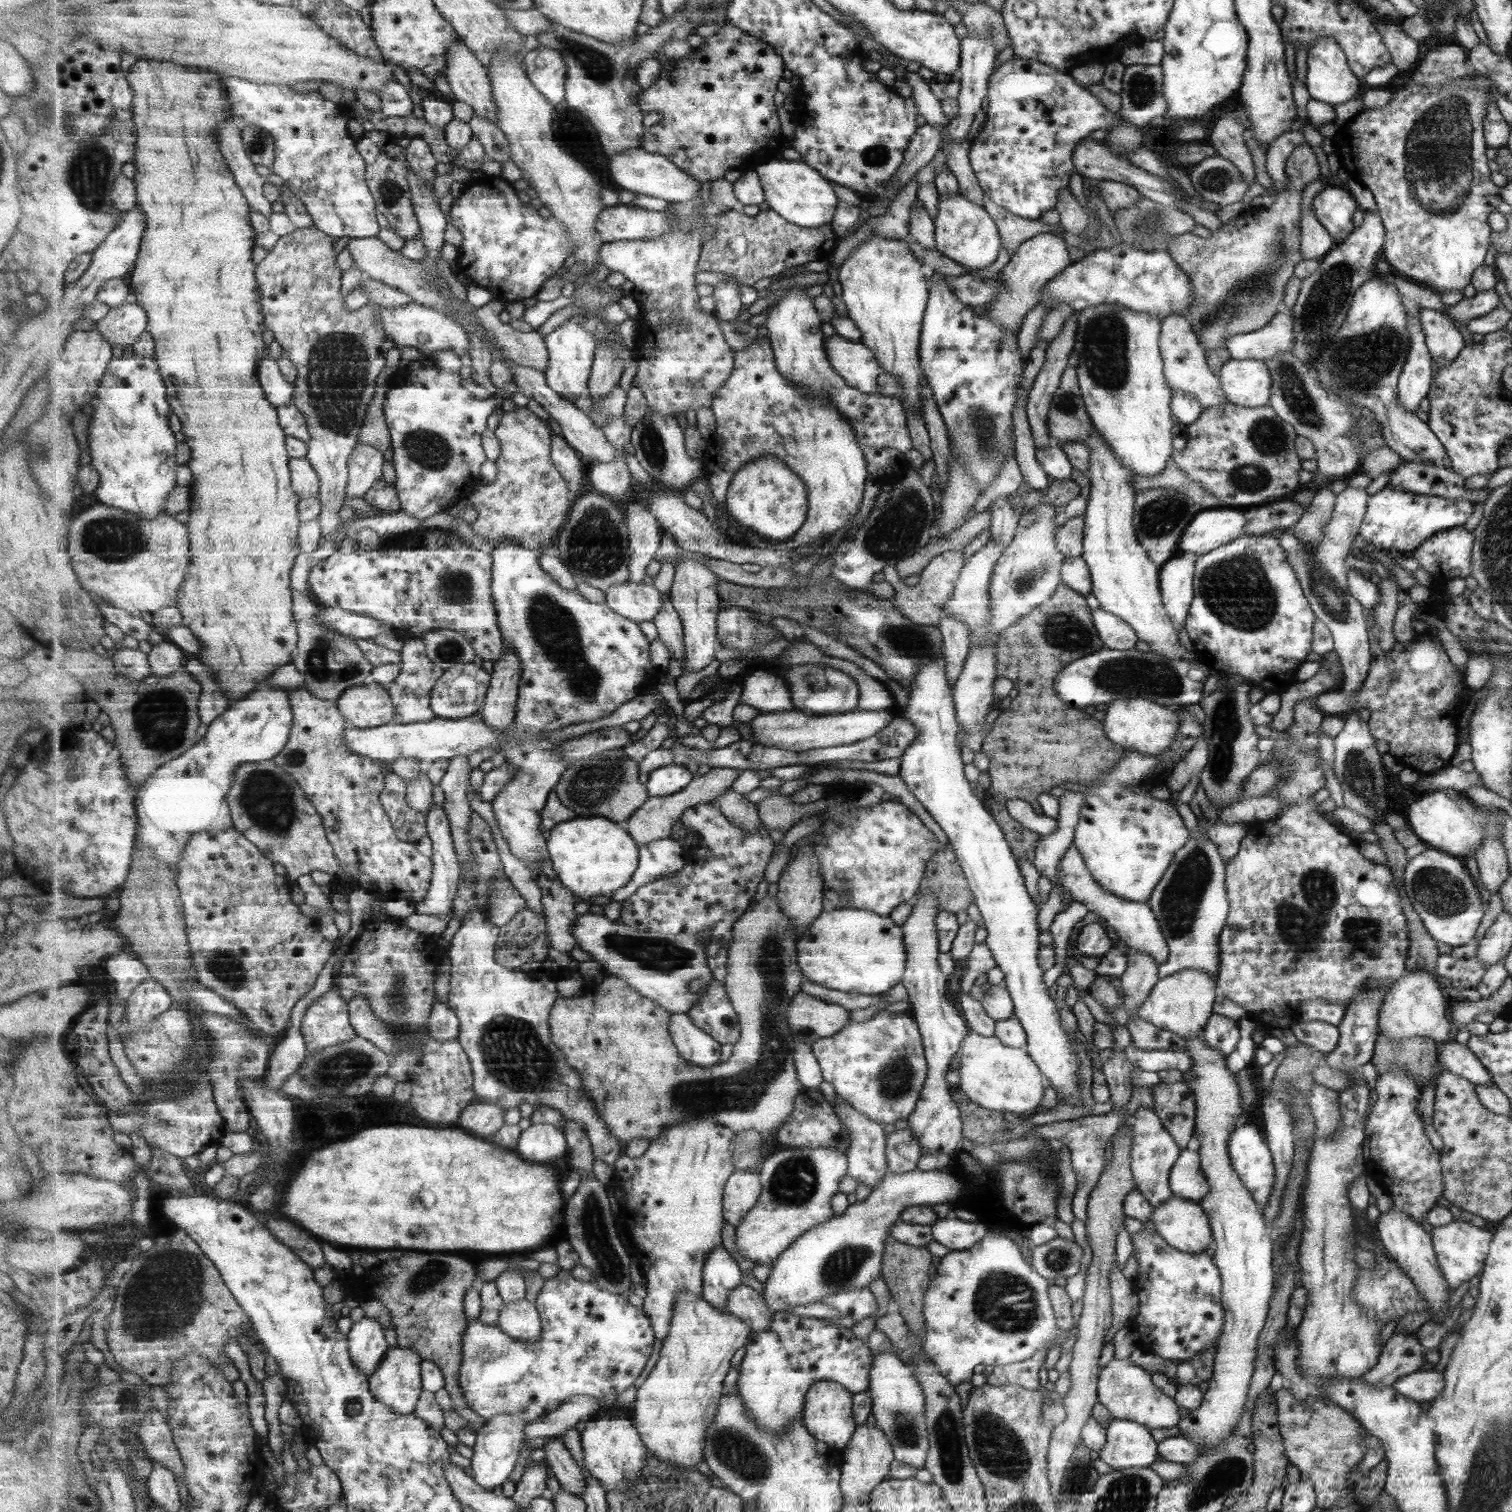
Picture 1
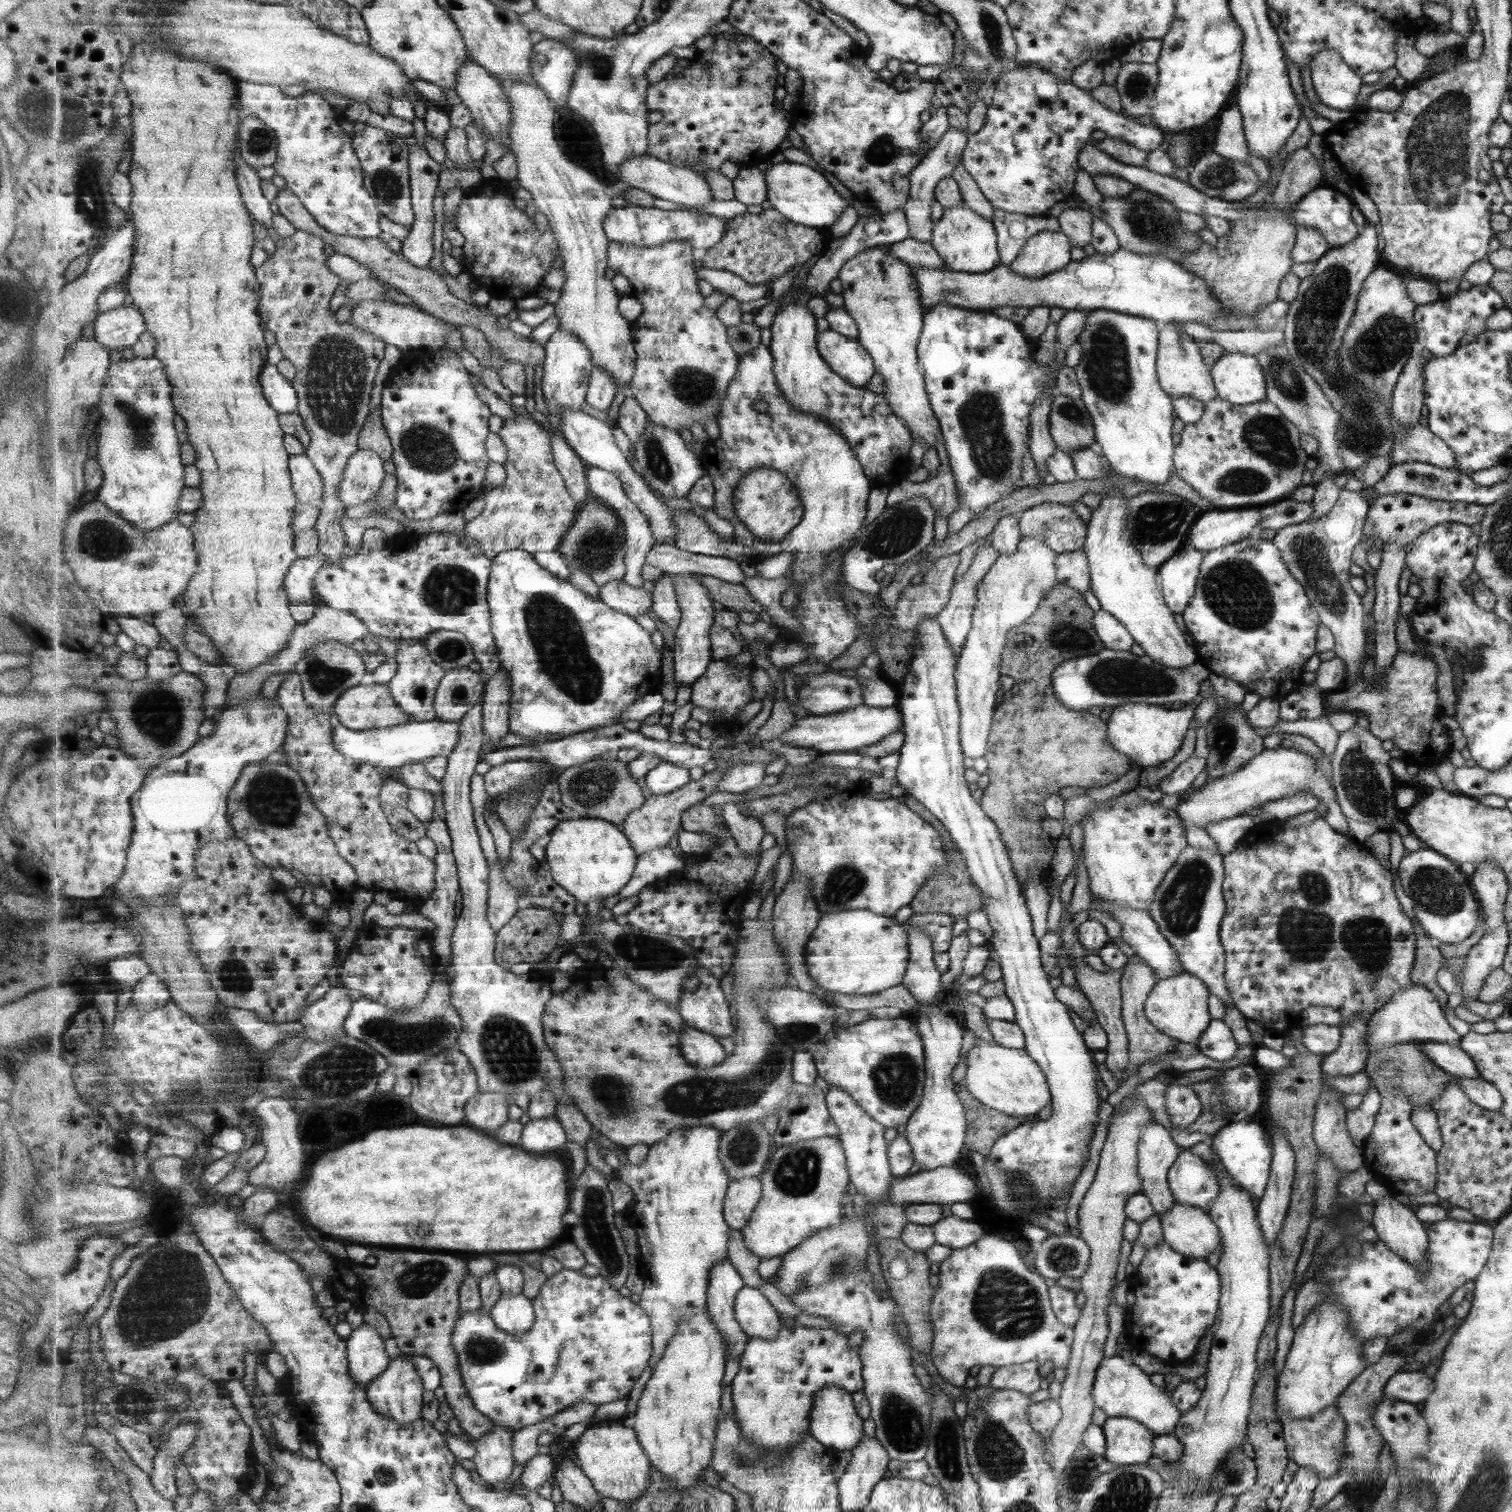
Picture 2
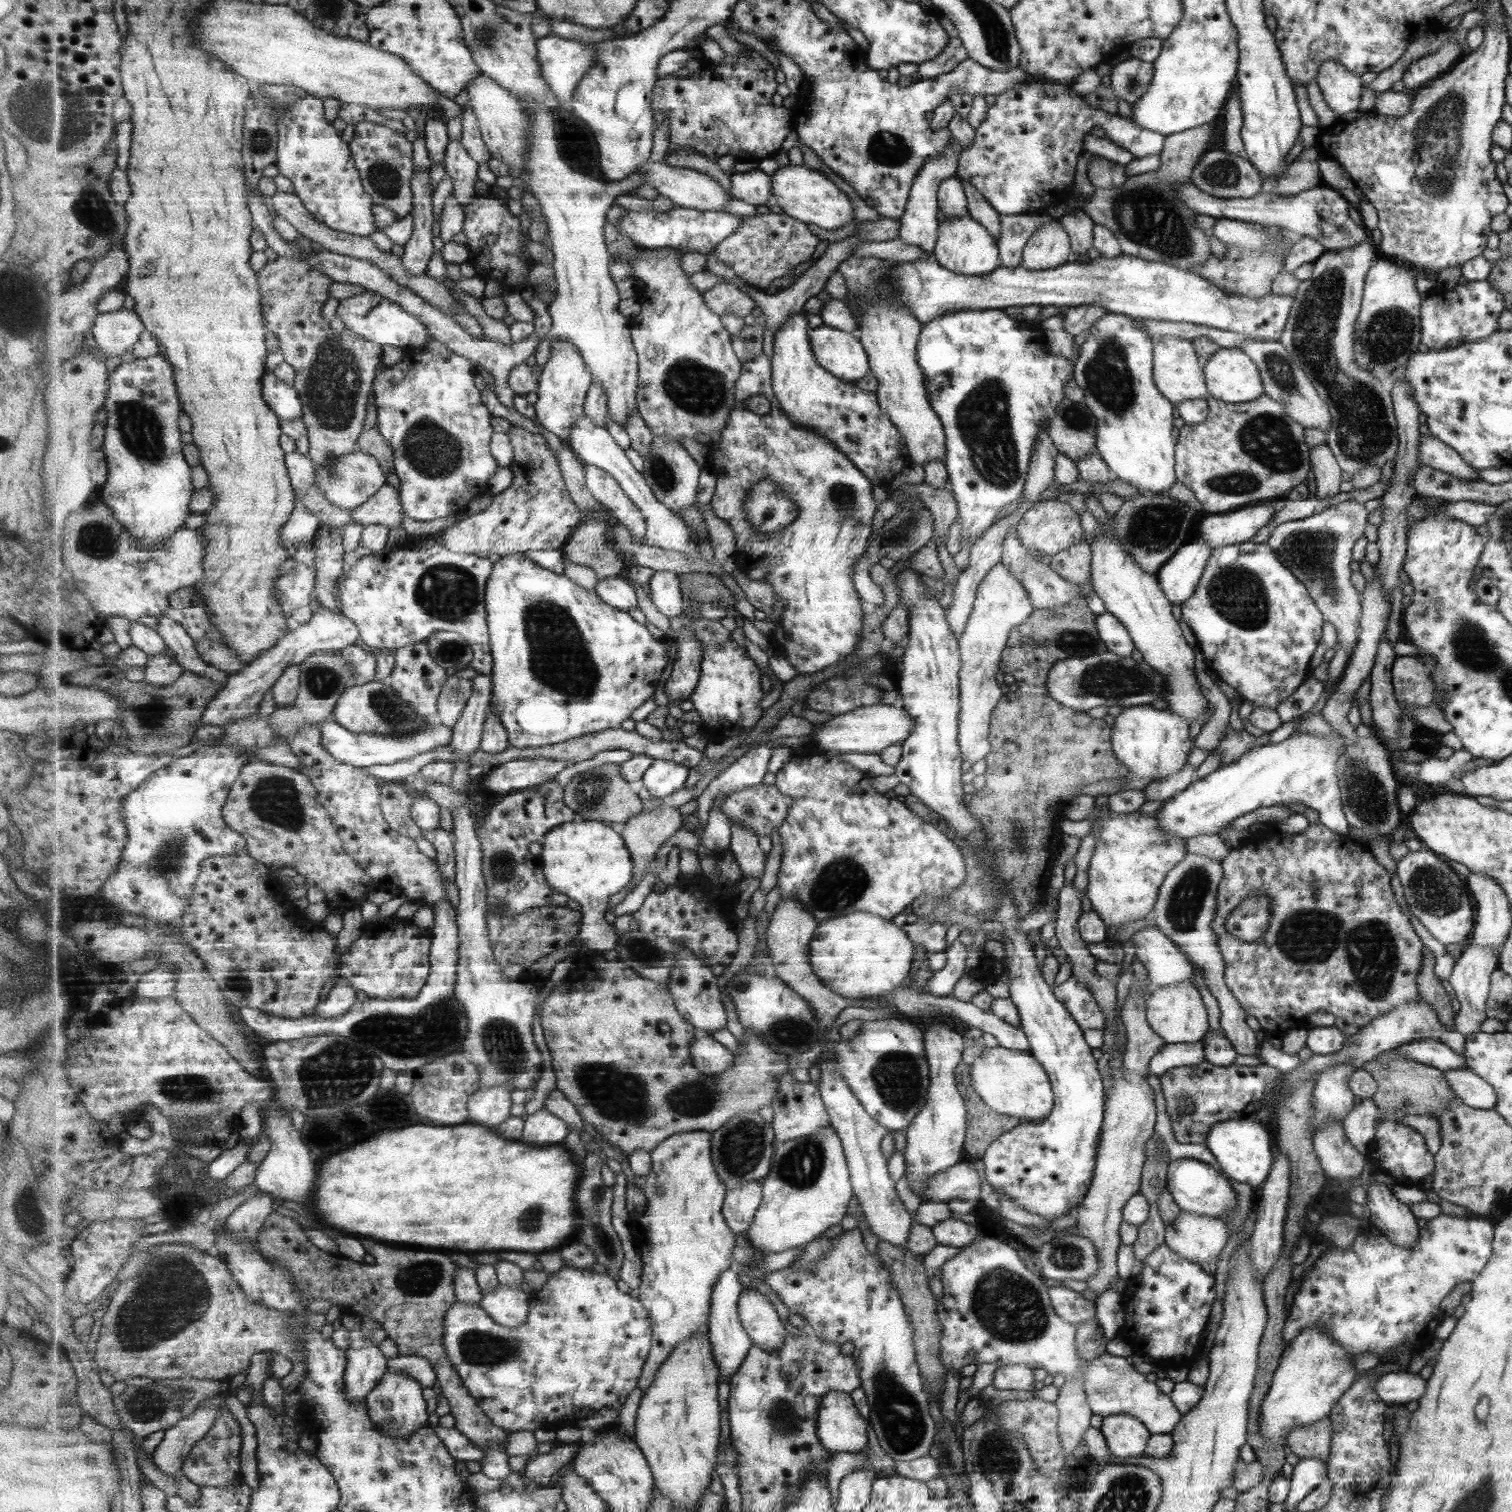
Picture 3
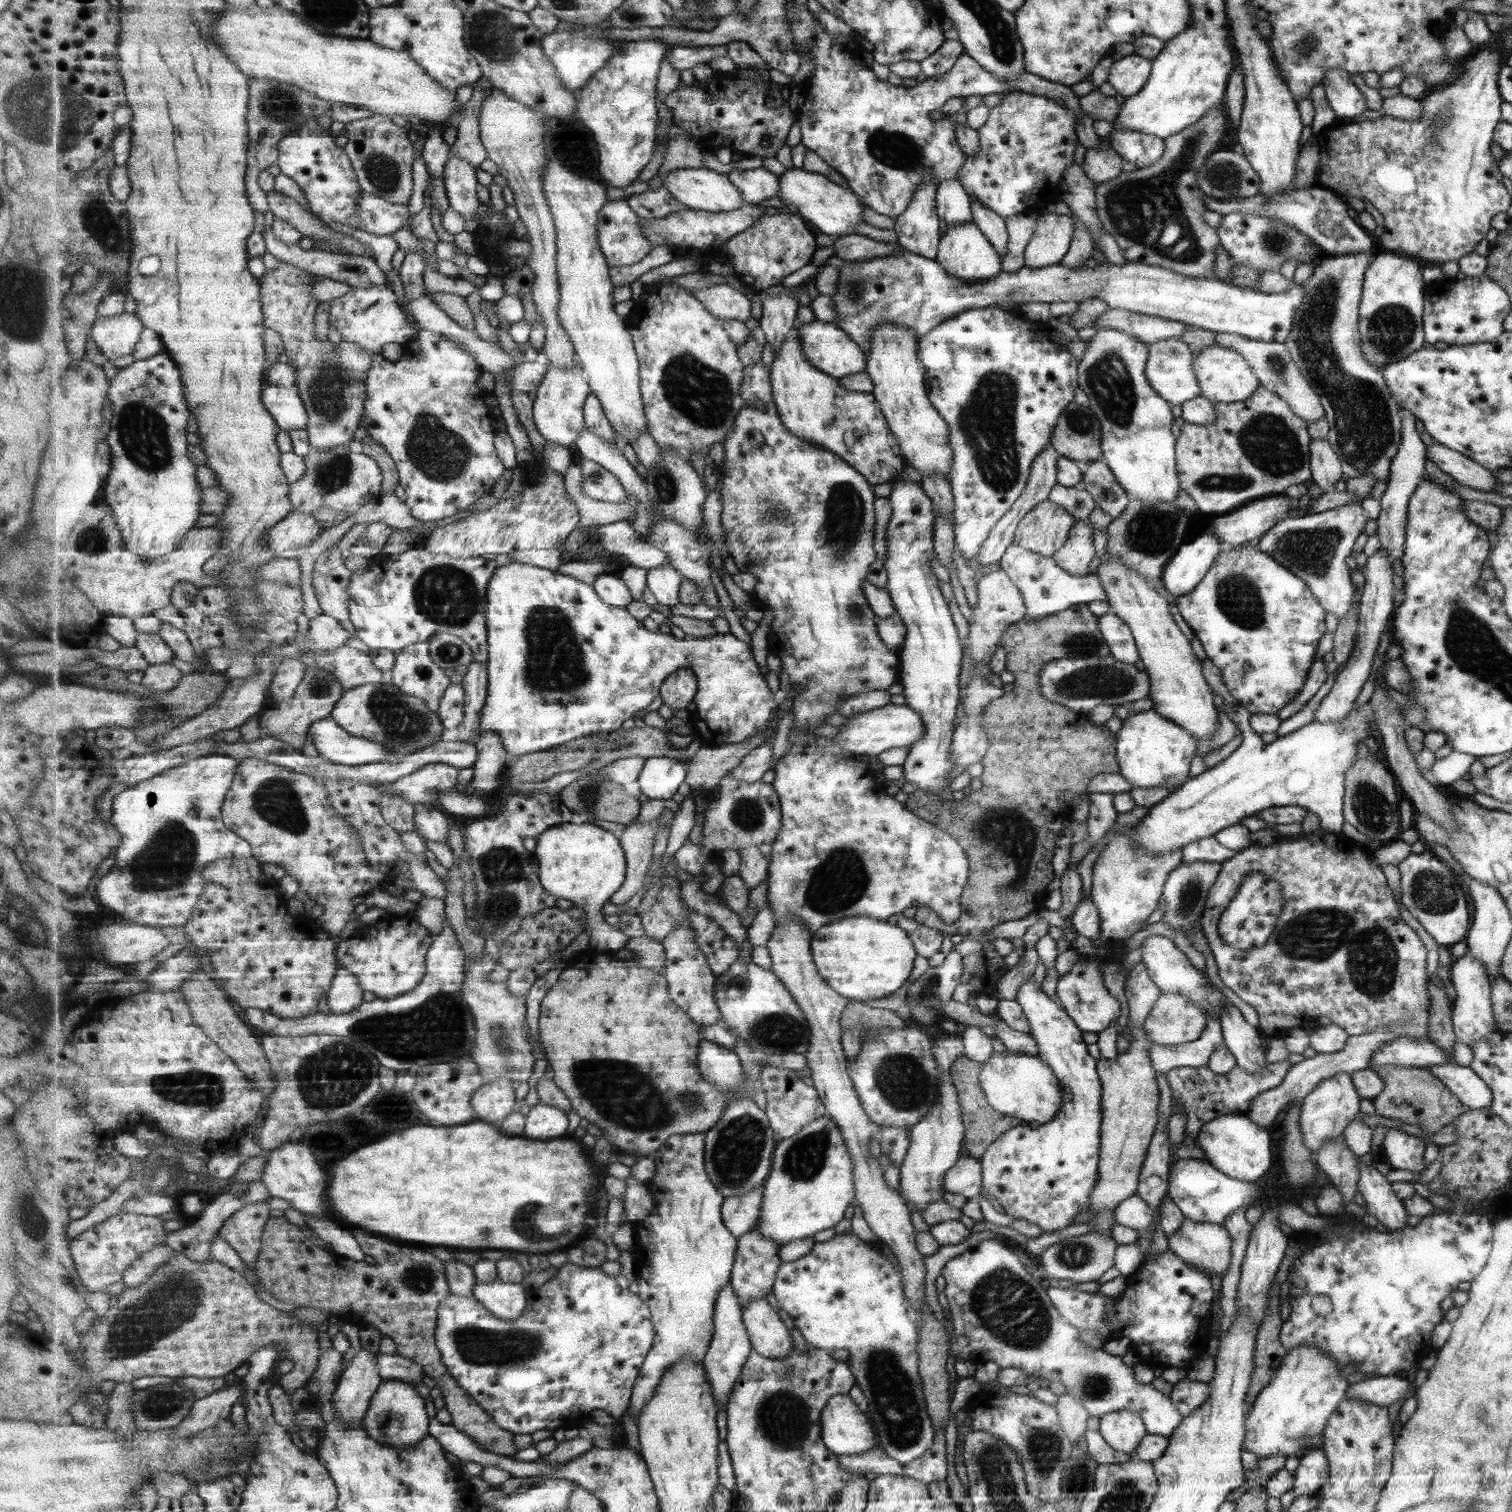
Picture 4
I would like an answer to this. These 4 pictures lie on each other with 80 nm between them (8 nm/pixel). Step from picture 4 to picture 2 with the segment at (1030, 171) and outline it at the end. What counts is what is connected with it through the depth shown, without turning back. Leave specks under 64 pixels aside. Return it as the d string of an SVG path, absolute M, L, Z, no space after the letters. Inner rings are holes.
M1007 64L995 79L991 100L991 105L986 108L983 126L967 136L959 161L994 210L1013 213L1015 216L1046 215L1053 204L1072 196L1078 154L1093 130L1101 130L1107 137L1119 139L1147 153L1159 148L1163 142L1163 133L1158 128L1141 125L1121 112L1113 112L1069 80L1035 66Z

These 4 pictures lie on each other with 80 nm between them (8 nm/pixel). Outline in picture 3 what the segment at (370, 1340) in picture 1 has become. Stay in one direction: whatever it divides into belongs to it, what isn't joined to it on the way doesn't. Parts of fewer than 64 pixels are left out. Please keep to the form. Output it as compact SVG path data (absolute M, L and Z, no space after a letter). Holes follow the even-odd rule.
M353 1334L348 1348L348 1365L345 1373L345 1392L349 1400L365 1402L388 1373L388 1358L377 1347L378 1344L367 1340L364 1334Z

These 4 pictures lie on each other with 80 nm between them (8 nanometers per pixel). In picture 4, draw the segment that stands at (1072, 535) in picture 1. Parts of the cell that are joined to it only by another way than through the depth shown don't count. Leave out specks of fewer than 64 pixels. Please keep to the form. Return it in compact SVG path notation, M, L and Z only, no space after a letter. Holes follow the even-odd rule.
M1045 499L1026 512L1018 522L1012 544L1042 557L1052 557L1069 538L1074 520L1062 507Z

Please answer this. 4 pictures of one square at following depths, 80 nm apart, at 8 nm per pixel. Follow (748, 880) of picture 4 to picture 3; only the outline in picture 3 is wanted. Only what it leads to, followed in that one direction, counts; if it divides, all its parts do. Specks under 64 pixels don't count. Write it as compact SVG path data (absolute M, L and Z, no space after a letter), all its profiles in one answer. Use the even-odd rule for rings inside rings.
M733 822L732 843L729 848L741 864L742 871L746 876L762 878L766 872L768 853L761 850L759 840L753 828L742 826L740 822Z

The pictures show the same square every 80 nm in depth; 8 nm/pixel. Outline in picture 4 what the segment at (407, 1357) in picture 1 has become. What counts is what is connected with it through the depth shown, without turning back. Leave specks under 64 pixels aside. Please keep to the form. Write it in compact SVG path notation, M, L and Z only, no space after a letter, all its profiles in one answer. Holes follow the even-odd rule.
M389 1380L380 1384L364 1420L364 1429L371 1439L387 1444L397 1450L411 1448L430 1436L430 1418L425 1398L405 1381Z

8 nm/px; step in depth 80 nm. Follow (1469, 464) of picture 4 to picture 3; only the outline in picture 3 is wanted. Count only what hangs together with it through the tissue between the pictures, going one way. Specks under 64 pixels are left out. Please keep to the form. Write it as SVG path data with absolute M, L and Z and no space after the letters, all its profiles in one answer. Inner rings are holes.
M1433 436L1421 437L1418 444L1419 464L1450 474L1459 480L1478 480L1477 470L1471 468L1455 449Z

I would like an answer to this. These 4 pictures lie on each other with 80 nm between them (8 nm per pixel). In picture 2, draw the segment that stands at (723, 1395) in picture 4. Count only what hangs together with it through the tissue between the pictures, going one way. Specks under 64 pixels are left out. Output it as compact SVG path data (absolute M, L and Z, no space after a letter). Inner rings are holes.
M727 1258L711 1273L709 1292L707 1292L708 1311L728 1344L729 1360L733 1358L740 1360L751 1339L738 1321L735 1310L739 1292L745 1288L743 1276Z

